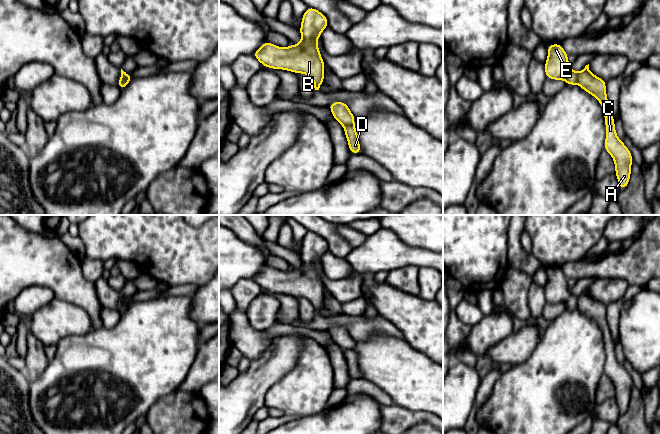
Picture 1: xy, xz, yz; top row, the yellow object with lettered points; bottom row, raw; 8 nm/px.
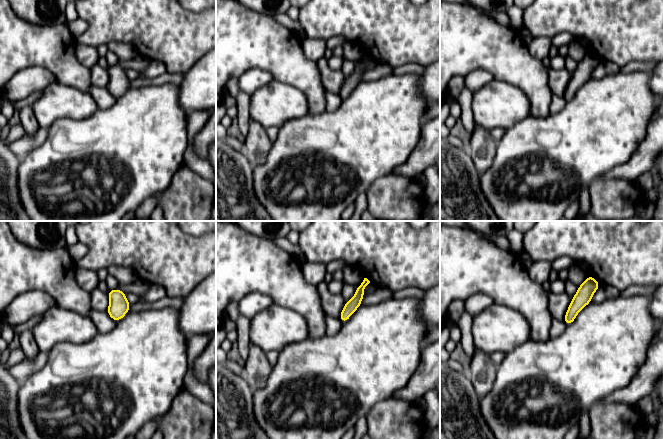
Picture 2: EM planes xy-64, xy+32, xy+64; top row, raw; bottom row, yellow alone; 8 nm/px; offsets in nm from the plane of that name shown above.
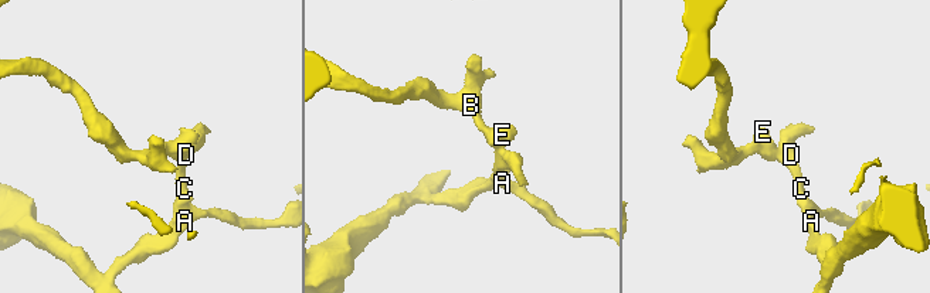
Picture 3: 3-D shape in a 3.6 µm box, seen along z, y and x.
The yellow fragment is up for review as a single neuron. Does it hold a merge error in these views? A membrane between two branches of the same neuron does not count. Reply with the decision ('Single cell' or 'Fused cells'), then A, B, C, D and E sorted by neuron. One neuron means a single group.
Fused cells. Groups: A C D / B E

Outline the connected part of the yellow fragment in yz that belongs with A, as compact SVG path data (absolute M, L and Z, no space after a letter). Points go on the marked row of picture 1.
M588 64L578 73L578 84L585 92L594 96L602 106L606 127L604 150L613 158L619 188L624 190L629 184L633 157L630 150L616 134L615 120L607 99L606 81L592 74Z

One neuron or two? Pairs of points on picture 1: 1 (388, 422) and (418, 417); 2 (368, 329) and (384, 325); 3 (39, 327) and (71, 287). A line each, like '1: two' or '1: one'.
1: one
2: one
3: two

